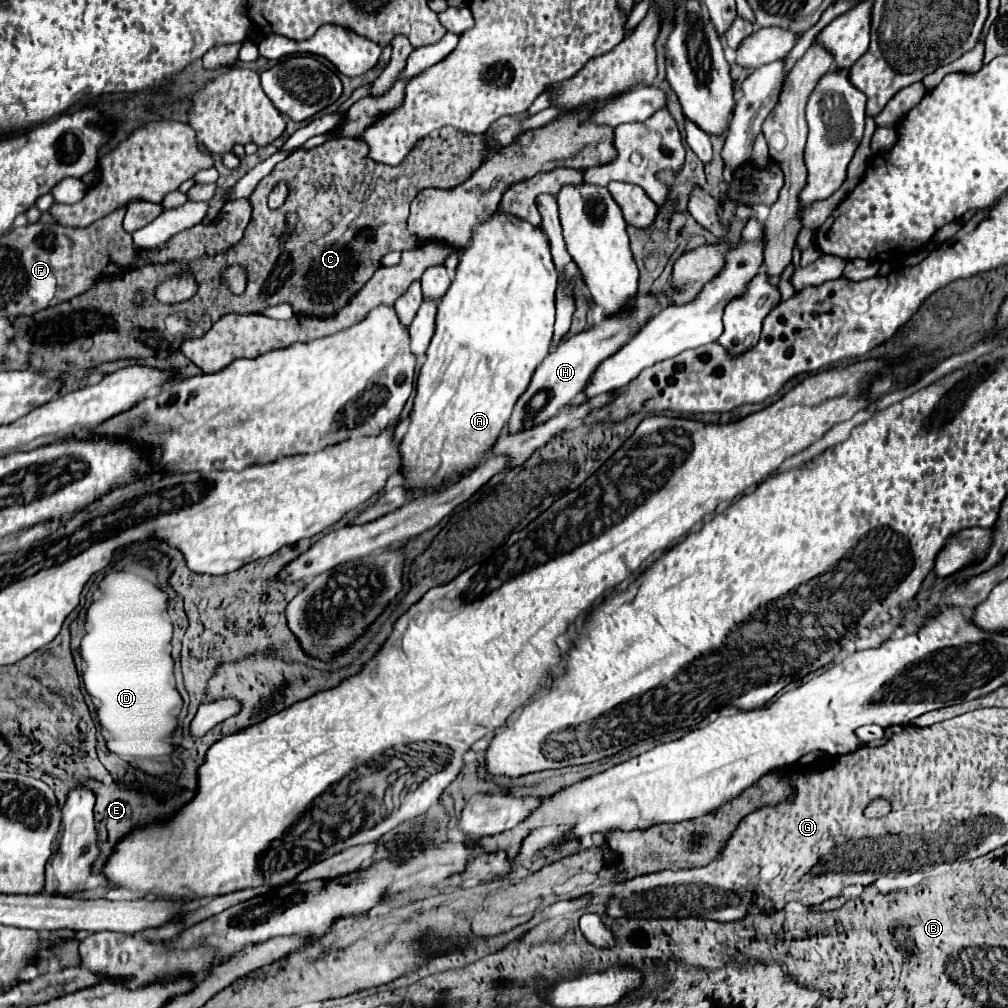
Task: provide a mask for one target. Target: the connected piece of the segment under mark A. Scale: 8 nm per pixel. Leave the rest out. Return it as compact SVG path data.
M492 215L490 221L484 221L482 225L478 225L474 237L470 239L470 243L460 251L460 263L454 275L454 281L448 289L448 293L442 297L442 301L438 303L438 315L436 315L436 333L430 341L430 347L426 351L426 361L420 367L418 373L418 381L416 381L416 397L414 397L414 407L410 413L410 425L408 425L408 433L404 435L404 439L400 441L400 459L402 459L402 477L404 477L404 489L410 489L408 493L412 495L430 495L434 491L440 491L442 485L448 485L452 481L452 477L460 477L460 473L468 475L470 471L474 471L484 459L488 459L490 449L494 447L502 427L506 425L506 421L510 419L512 407L516 403L516 399L526 391L536 367L542 363L542 359L548 355L550 349L550 341L552 341L552 331L554 331L554 293L556 293L556 283L558 283L558 273L554 269L552 257L550 257L550 245L542 233L542 229L532 229L532 225L526 225L526 221L520 219L512 219L506 215Z

